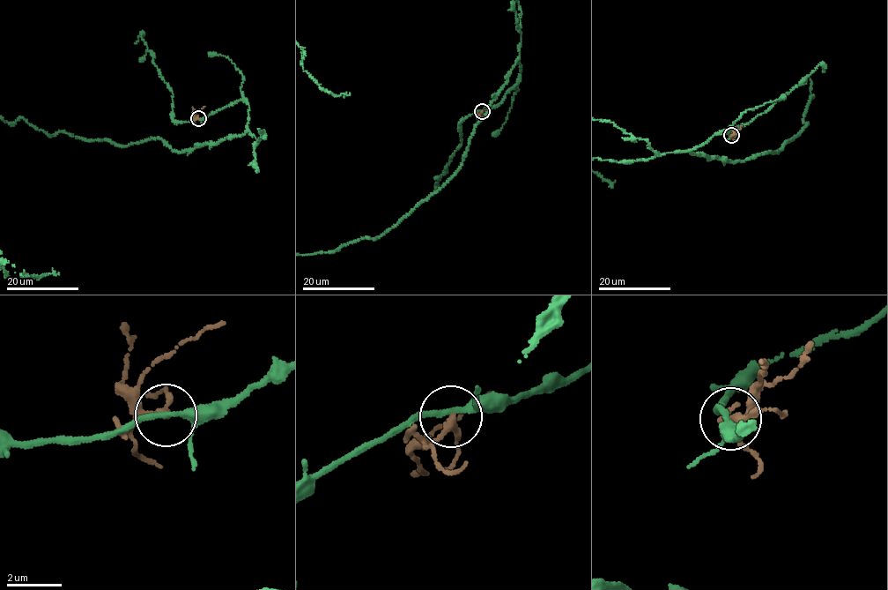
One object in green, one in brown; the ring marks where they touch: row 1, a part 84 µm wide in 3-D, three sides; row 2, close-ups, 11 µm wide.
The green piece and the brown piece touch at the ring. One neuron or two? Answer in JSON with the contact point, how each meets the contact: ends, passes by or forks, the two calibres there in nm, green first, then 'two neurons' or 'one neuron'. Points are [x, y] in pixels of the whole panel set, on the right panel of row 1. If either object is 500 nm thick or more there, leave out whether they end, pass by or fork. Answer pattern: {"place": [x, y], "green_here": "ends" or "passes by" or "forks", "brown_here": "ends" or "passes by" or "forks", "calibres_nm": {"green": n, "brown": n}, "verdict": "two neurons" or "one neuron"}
{"place": [731, 135], "green_here": "passes by", "brown_here": "passes by", "calibres_nm": {"green": 220, "brown": 200}, "verdict": "two neurons"}

